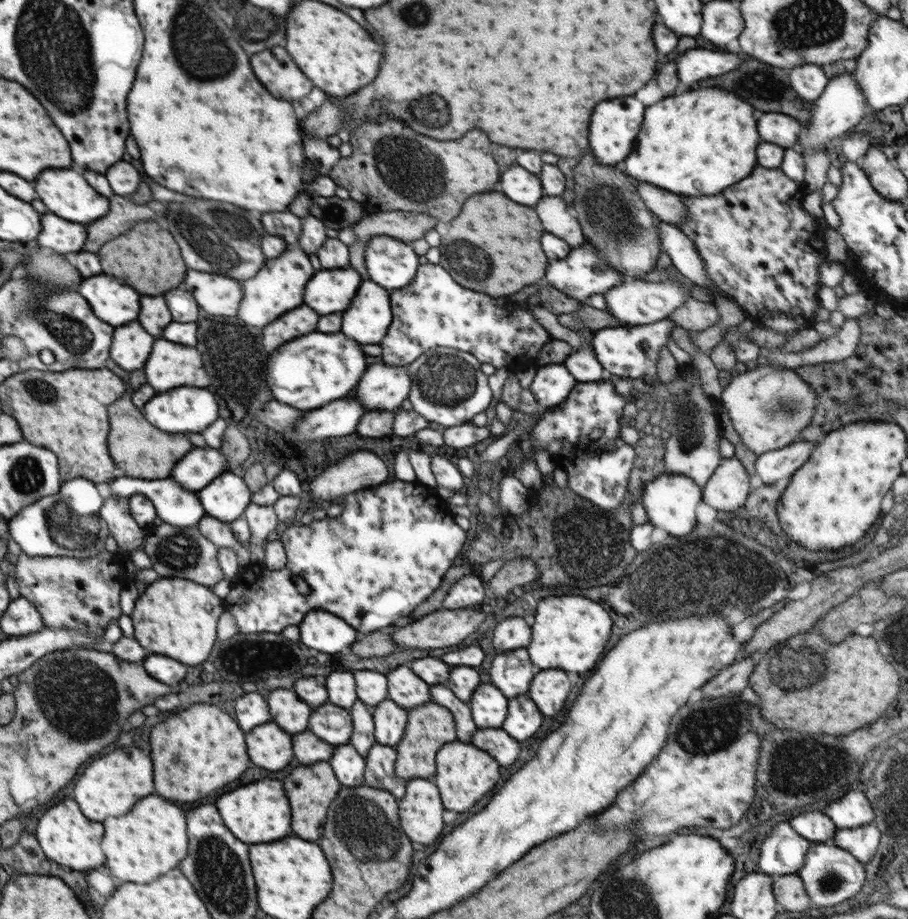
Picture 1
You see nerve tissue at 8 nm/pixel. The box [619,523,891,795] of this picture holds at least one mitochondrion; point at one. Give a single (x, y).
(677, 583)

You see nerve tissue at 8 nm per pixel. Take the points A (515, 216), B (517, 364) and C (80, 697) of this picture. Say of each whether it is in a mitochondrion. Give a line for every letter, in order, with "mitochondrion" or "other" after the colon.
A: other
B: other
C: mitochondrion

